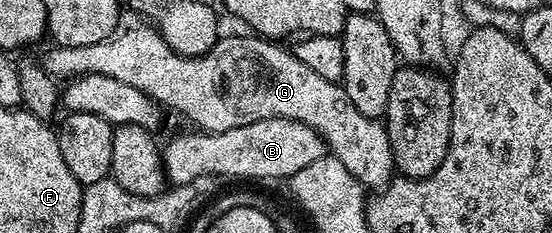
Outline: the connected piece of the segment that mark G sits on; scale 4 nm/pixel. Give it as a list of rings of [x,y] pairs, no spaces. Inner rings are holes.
[[[147,25],[148,27],[132,27],[129,31],[121,30],[119,33],[112,36],[111,39],[102,41],[98,45],[82,45],[81,47],[58,47],[53,46],[52,52],[49,53],[45,59],[42,59],[42,65],[49,73],[57,80],[67,81],[76,78],[78,75],[105,75],[106,77],[115,77],[117,81],[123,81],[126,85],[134,85],[134,89],[142,89],[142,93],[146,93],[151,97],[153,104],[164,107],[169,107],[172,111],[177,111],[180,115],[185,115],[190,122],[193,123],[193,128],[199,129],[204,133],[215,133],[218,131],[229,131],[235,127],[242,125],[250,125],[254,121],[262,121],[263,119],[273,119],[274,117],[282,117],[283,119],[297,119],[306,125],[310,125],[323,137],[327,150],[338,161],[342,161],[342,165],[359,181],[365,188],[376,187],[372,189],[383,189],[392,182],[394,178],[394,164],[392,162],[392,142],[388,136],[387,126],[380,119],[371,119],[363,115],[354,107],[350,100],[346,97],[343,86],[340,83],[331,83],[326,81],[326,77],[318,77],[318,73],[314,73],[314,69],[306,69],[306,65],[302,65],[302,61],[298,61],[298,57],[291,50],[283,51],[281,44],[276,41],[269,41],[263,37],[253,37],[248,35],[228,35],[217,38],[217,41],[205,55],[180,55],[174,49],[170,49],[170,45],[160,32],[156,30],[155,26]]]

